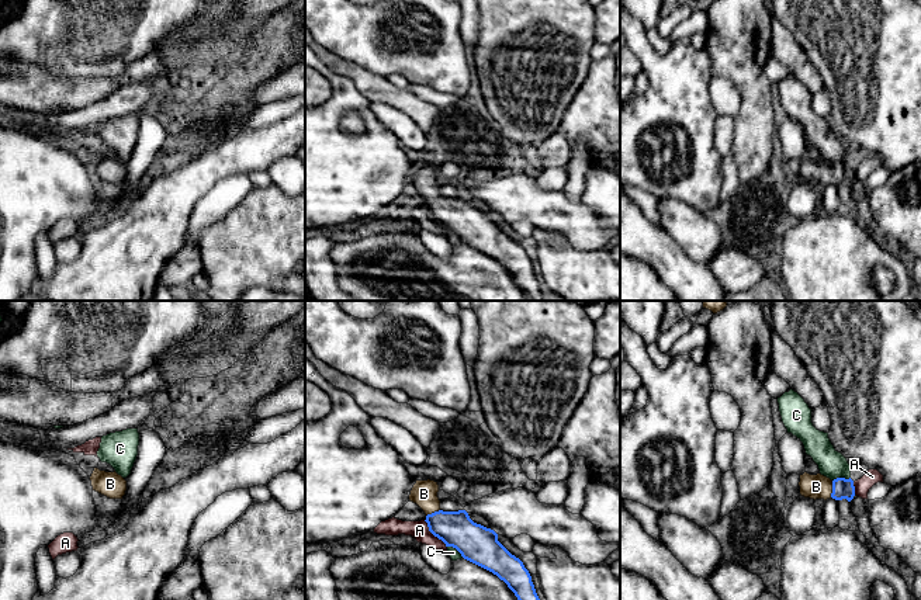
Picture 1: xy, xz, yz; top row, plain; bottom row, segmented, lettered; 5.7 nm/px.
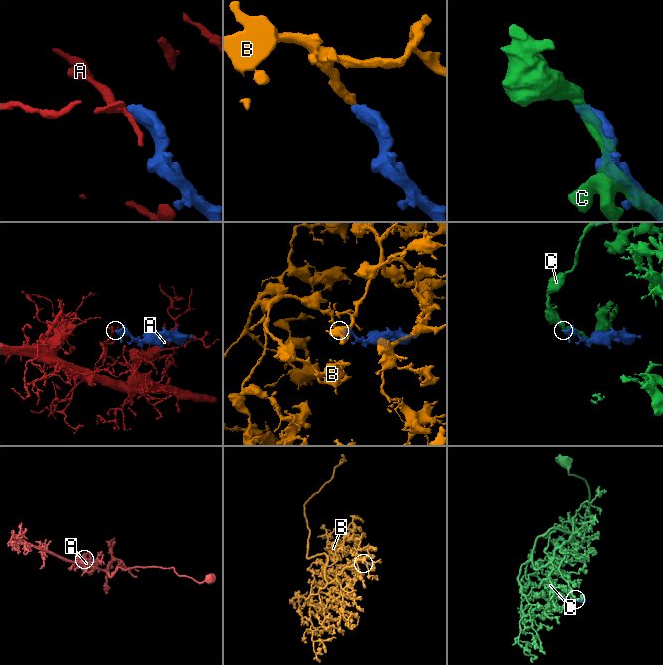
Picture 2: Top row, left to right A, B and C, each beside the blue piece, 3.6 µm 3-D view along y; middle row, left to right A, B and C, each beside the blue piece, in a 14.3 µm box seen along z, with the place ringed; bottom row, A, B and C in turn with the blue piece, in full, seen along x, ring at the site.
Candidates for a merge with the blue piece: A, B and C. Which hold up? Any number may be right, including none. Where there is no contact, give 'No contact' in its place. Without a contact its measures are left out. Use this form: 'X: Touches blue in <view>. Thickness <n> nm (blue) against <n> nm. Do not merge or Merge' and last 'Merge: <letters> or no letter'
A: Touches blue in xz. Thickness 220 nm (blue) against 100 nm. Do not merge
B: Touches blue in yz. Thickness 120 nm (blue) against 140 nm. Merge
C: Touches blue in yz. Thickness 120 nm (blue) against 160 nm. Do not merge
Merge: B

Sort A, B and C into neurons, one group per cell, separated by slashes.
A / B / C

